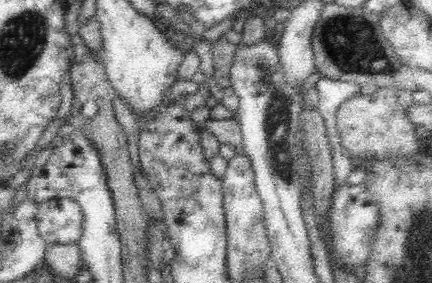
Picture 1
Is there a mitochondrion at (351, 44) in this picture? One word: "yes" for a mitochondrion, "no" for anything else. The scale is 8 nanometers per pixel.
yes

